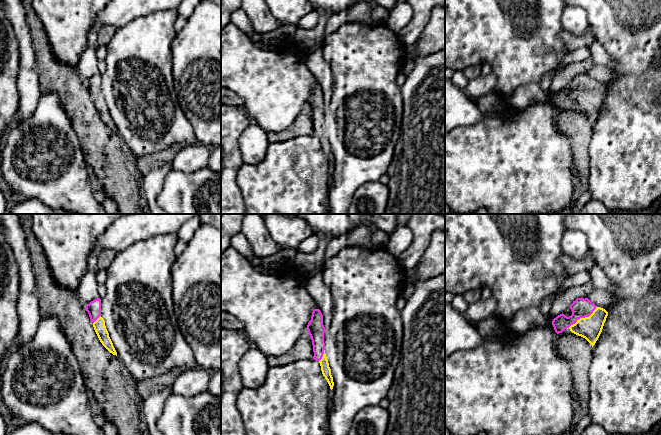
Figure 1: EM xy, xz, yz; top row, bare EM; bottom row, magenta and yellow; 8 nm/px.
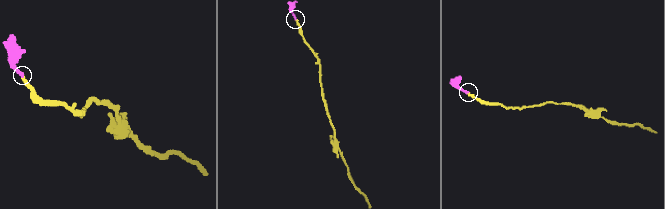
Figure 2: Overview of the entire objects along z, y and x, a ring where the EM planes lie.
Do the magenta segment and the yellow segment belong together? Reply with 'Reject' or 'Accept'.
Accept

